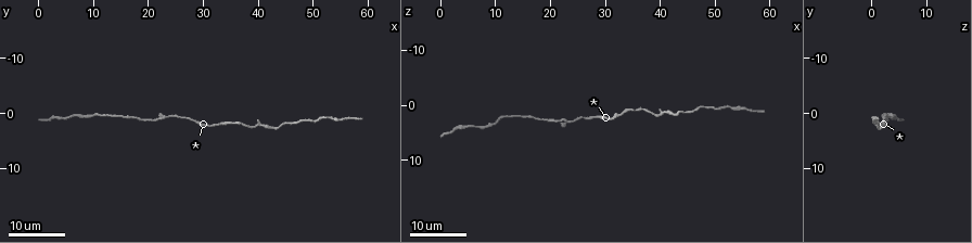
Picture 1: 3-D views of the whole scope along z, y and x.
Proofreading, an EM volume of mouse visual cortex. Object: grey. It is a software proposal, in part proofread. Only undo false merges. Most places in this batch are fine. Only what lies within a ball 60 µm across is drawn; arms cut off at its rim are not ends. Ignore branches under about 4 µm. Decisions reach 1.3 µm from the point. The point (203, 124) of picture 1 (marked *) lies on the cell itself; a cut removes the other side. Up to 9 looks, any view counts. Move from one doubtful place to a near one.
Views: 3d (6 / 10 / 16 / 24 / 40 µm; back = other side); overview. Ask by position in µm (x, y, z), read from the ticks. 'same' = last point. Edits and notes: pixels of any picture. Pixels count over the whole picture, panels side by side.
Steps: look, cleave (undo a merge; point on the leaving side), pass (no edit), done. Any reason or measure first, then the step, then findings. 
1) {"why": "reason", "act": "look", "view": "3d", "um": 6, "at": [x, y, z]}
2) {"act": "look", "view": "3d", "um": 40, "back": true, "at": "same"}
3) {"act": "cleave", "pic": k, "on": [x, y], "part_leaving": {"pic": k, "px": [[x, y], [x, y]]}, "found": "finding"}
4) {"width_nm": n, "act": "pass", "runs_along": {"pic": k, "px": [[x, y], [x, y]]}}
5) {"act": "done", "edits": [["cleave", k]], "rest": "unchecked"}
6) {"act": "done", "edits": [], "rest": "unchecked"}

{"act": "look", "view": "3d", "um": 16, "at": [53.0, 1.0, 0.5]}

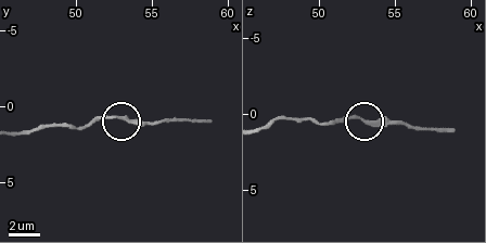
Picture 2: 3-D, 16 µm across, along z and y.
{"act": "look", "view": "3d", "um": 6, "at": [53.0, 0.8, 0.4]}

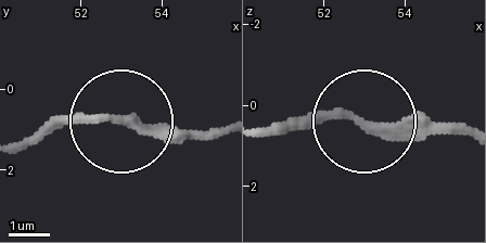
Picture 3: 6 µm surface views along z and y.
{"act": "look", "view": "3d", "um": 6, "back": true, "at": [52.95, 0.75, 0.40]}

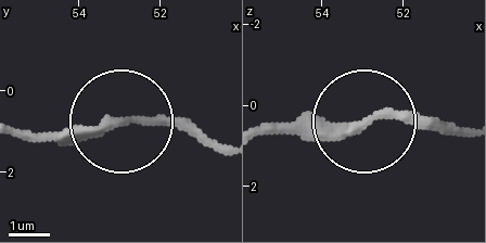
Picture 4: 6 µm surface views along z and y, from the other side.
{"act": "pass", "found": "all the same cell"}

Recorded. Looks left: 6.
{"why": "calibre changes", "act": "look", "view": "3d", "um": 24, "at": [15.0, 0.5, 2.0]}

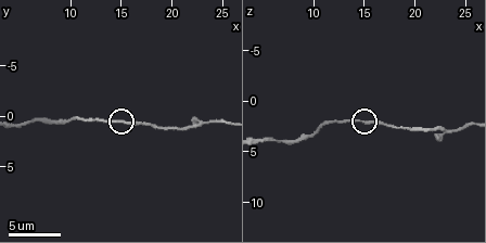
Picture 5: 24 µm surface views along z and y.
{"why": "closer look", "act": "look", "view": "3d", "um": 10, "at": [15.4, 0.6, 2.0]}

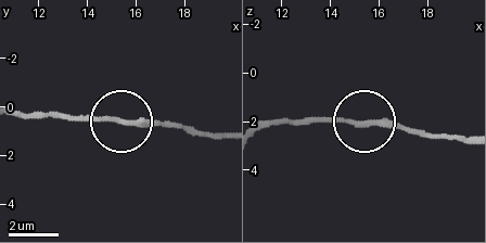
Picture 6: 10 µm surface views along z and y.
{"width_nm": 200, "act": "pass", "runs_along": {"pic": 6, "px": [[222, 135], [192, 135], [148, 122], [38, 116]]}, "found": "all the same cell"}

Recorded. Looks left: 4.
{"why": "calibre changes", "act": "look", "view": "3d", "um": 10, "at": [10.2, 0.2, 2.8]}

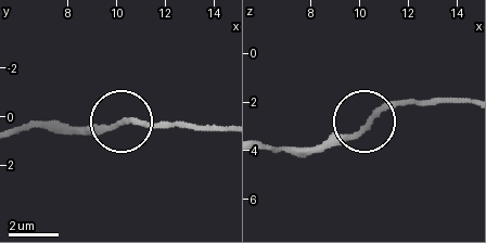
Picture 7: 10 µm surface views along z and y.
{"width_nm": 230, "act": "pass", "runs_along": {"pic": 7, "px": [[225, 126], [72, 126]]}, "found": "all the same cell"}

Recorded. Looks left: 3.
{"why": "sudden change in width", "act": "look", "view": "3d", "um": 6, "at": [5.0, 0.8, 3.8]}

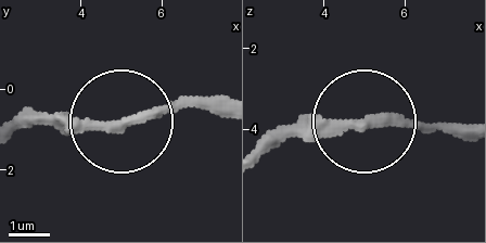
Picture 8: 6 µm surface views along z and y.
{"width_nm": 270, "act": "pass", "found": "continuous, no second cell"}

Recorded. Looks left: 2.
{"act": "done", "edits": [], "rest": "unchecked"}

